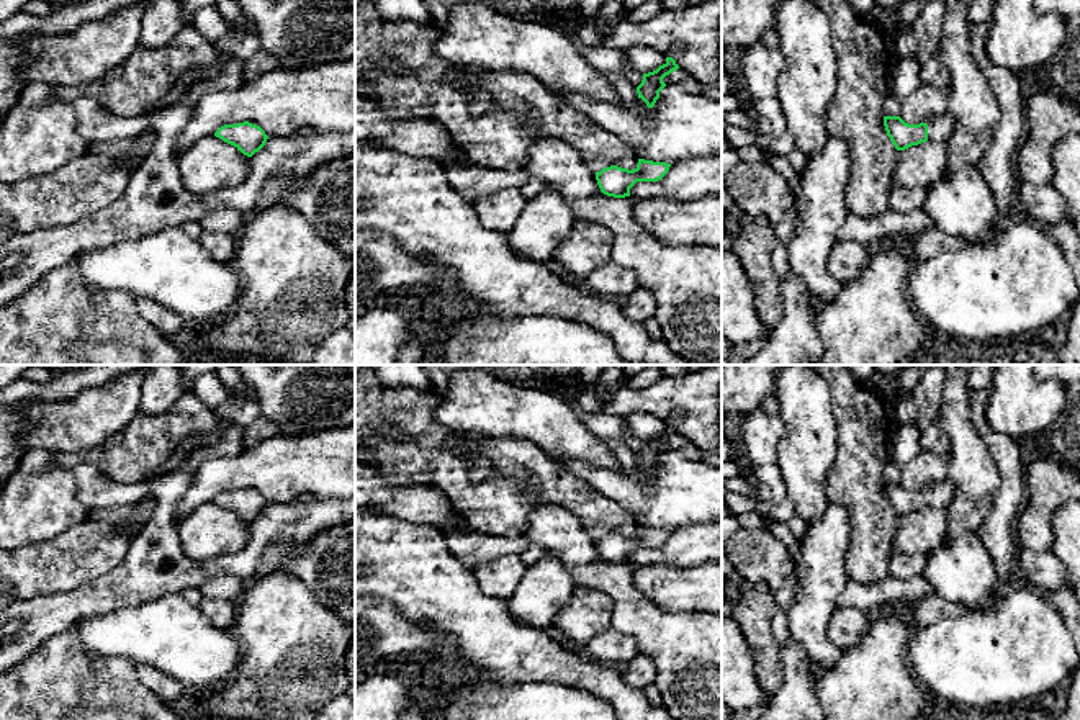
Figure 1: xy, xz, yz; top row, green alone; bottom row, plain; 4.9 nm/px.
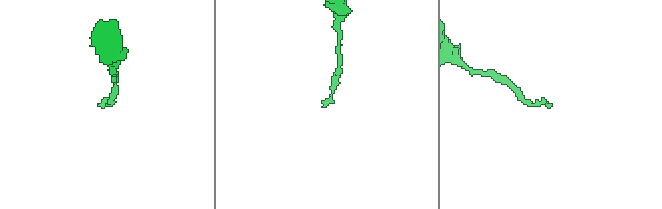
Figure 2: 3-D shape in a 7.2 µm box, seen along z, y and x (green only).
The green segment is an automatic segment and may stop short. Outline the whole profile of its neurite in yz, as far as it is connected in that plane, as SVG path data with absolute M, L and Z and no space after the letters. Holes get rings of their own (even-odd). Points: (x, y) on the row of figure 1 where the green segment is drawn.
M949 111L920 124L908 124L900 116L884 116L884 126L895 149L905 151L928 139L947 142L954 131L954 119Z

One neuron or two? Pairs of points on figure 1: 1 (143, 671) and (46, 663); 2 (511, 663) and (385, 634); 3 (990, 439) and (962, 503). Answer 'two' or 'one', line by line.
1: two
2: two
3: two

